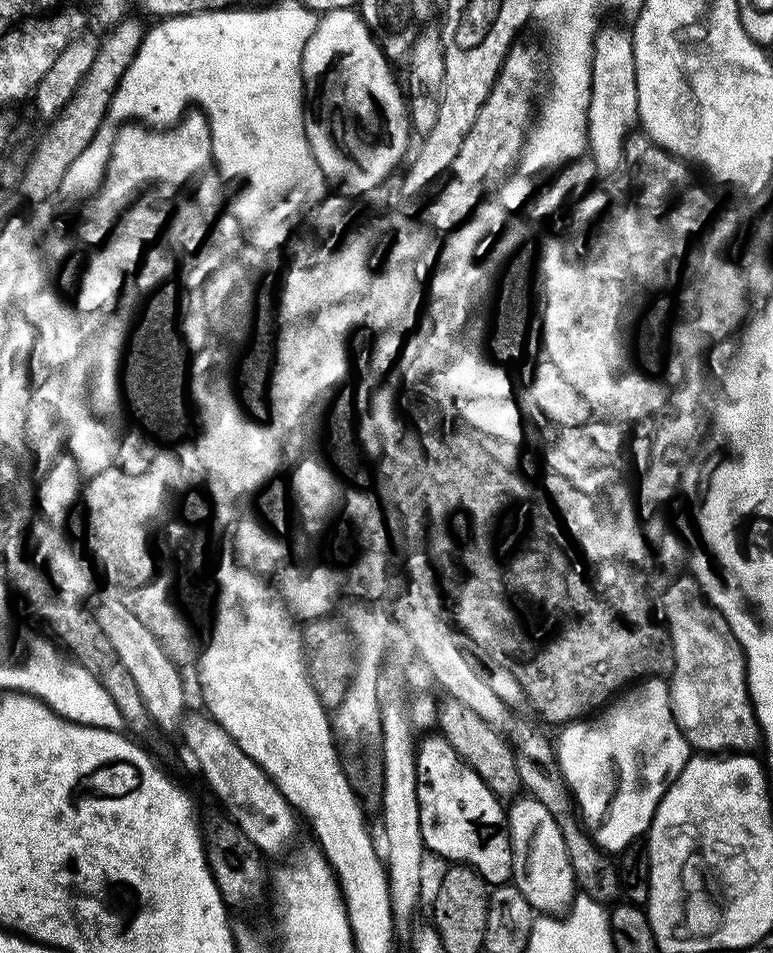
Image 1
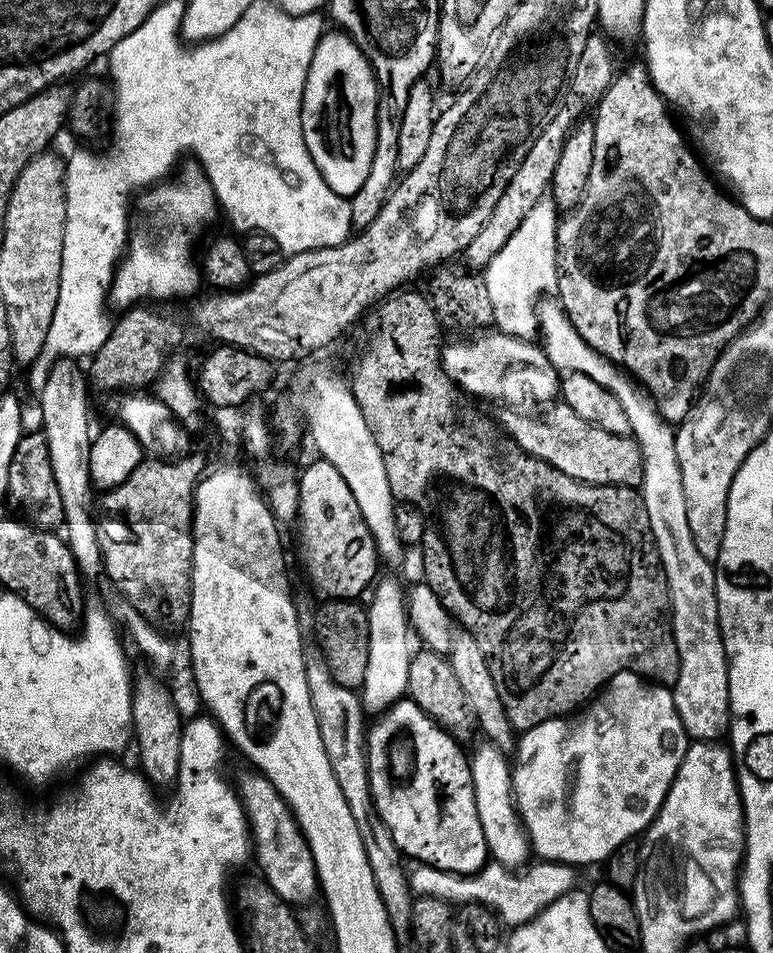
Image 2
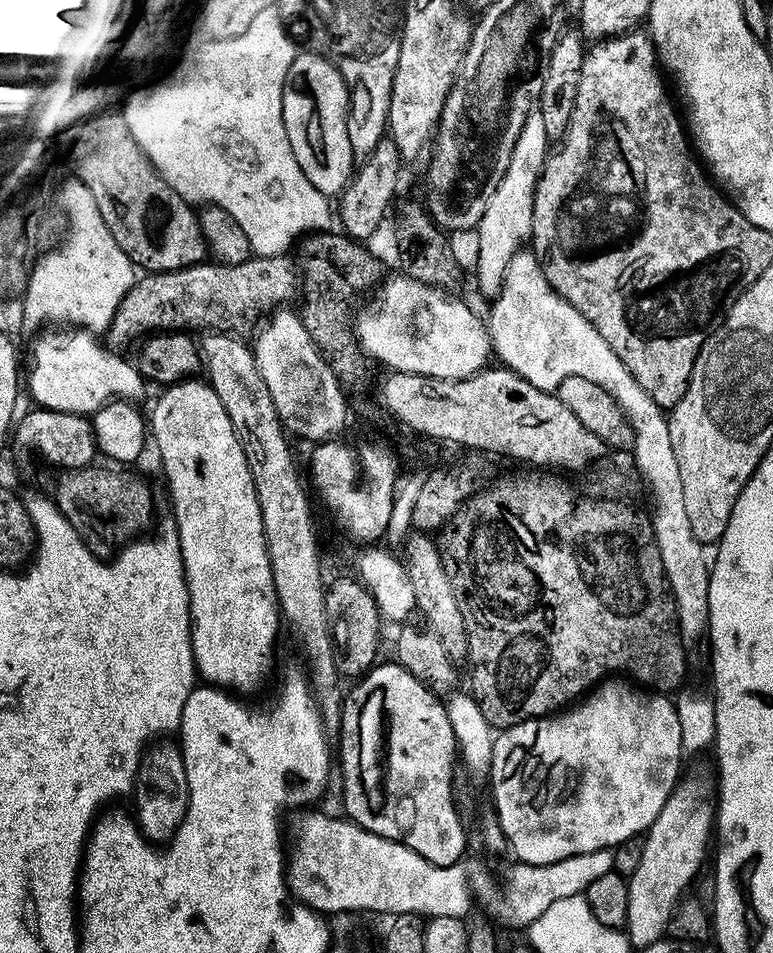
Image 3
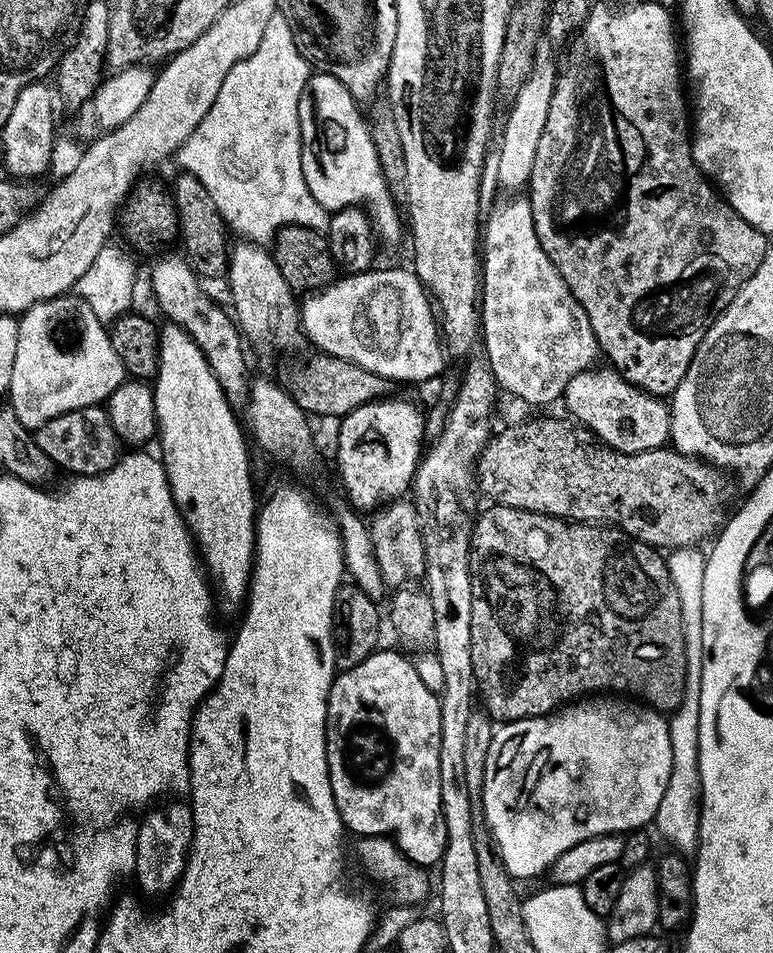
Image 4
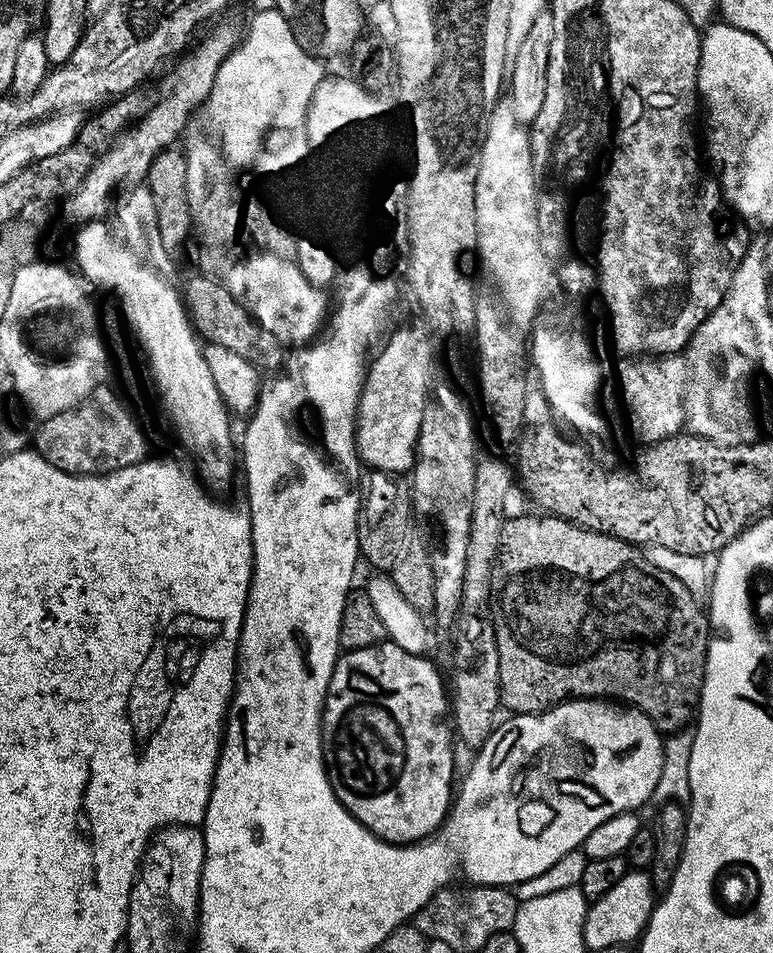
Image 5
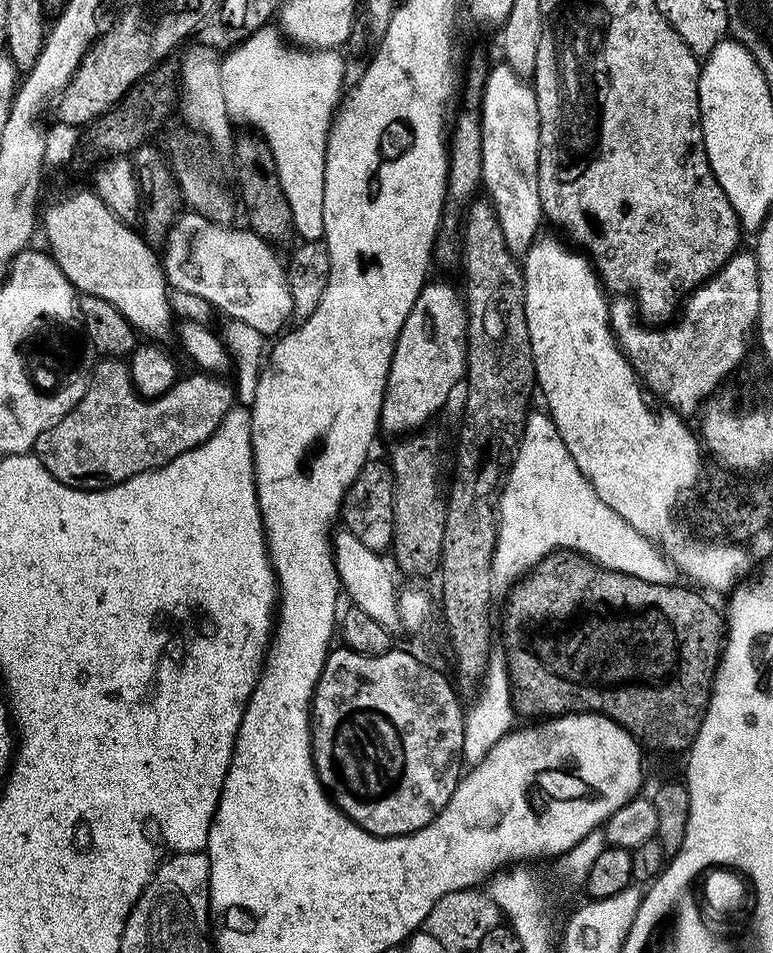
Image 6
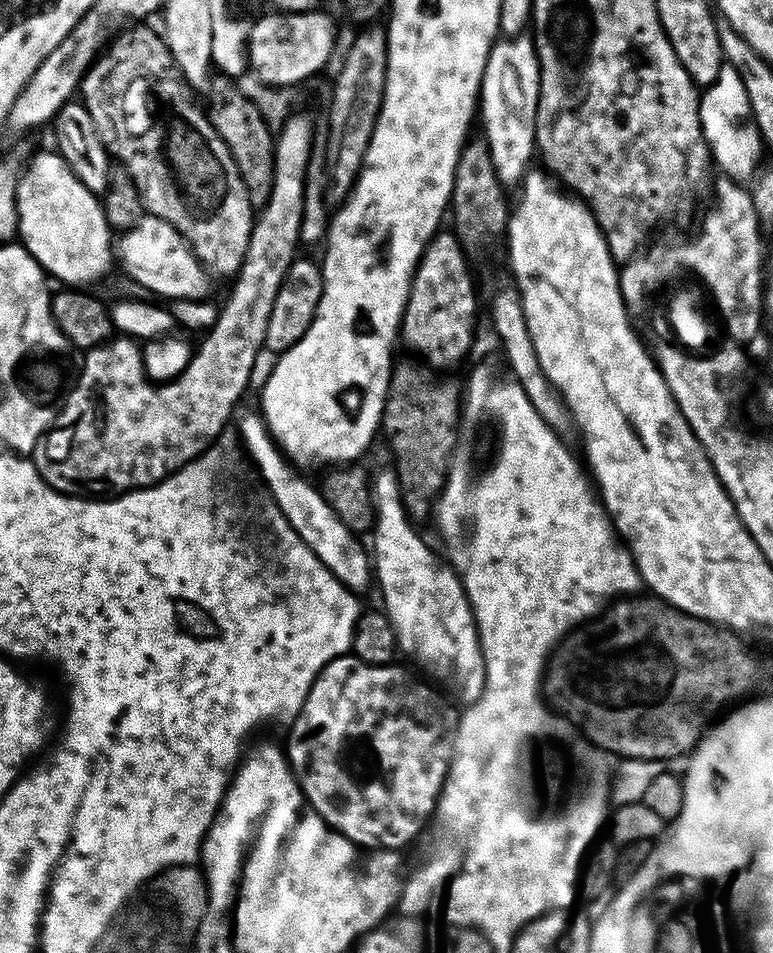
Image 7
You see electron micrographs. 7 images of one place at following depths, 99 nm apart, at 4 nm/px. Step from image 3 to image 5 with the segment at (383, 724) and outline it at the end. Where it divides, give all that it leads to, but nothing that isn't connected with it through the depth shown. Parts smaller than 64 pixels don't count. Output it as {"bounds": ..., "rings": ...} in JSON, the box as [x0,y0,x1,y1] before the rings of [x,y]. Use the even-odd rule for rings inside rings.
{"bounds":[320,643,457,844],"rings":[[[394,643],[375,644],[373,648],[353,648],[345,651],[337,659],[328,693],[324,699],[324,714],[320,739],[324,745],[324,759],[328,770],[328,780],[332,783],[334,794],[362,827],[368,828],[377,838],[388,844],[415,844],[429,839],[443,825],[454,800],[454,780],[457,775],[454,762],[454,732],[450,727],[450,696],[446,691],[446,680],[440,677],[440,672],[428,661],[427,655],[407,653]]]}

